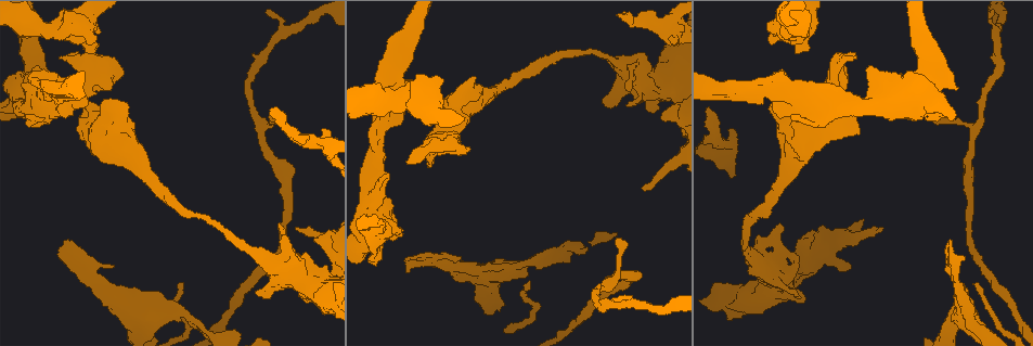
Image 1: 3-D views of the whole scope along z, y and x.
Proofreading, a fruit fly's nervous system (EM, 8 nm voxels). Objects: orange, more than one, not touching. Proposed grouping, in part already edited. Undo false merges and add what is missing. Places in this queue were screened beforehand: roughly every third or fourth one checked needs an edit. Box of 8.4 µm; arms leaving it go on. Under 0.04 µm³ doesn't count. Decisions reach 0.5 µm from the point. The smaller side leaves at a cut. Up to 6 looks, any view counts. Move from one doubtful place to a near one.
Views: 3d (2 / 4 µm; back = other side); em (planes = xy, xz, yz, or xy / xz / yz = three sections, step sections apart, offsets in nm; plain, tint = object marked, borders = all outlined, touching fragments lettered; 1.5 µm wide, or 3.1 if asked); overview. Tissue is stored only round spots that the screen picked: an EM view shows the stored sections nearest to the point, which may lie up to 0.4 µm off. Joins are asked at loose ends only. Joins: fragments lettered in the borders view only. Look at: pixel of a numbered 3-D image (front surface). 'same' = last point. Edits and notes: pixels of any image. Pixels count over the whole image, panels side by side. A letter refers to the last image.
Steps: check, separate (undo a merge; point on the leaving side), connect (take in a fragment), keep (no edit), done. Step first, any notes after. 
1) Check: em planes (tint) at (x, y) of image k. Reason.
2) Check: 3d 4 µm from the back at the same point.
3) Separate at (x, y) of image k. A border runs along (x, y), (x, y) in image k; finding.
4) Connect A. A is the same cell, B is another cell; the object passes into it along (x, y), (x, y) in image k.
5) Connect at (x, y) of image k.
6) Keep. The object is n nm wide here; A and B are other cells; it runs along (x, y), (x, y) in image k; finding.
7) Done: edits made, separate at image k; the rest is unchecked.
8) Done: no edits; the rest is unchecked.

Check: 3d 4 µm at (880, 231) of image 1. Branch stops here.

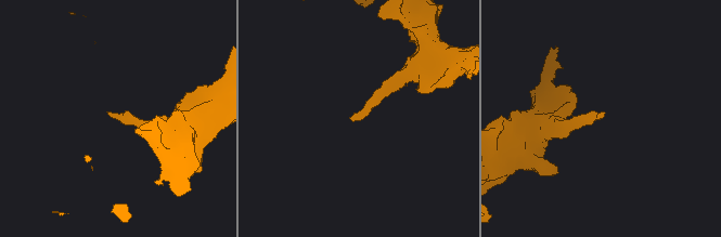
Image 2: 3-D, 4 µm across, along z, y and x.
Check: em xy step 4 (plain) at (601, 113) of image 2. Need the tissue.

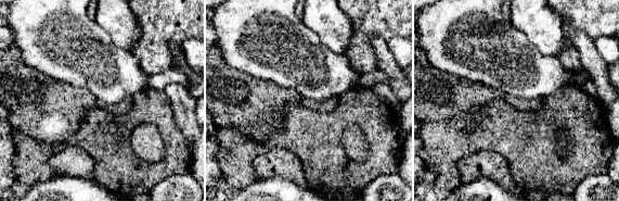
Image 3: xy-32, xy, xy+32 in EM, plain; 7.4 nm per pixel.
Check: em xy step 4 (borders) at the same point. See the neighbours.

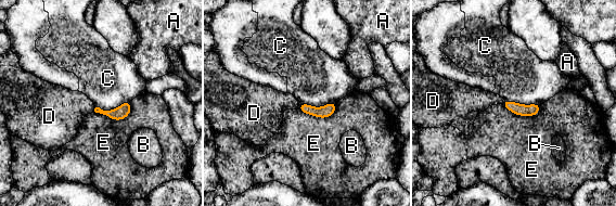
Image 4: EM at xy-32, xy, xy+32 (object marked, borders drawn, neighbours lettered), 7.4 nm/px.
Keep. A, B, C, D and E are other cells; a border runs along (129, 101), (110, 110), (95, 107) in image 4; none of them fits.

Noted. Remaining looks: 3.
Check: em planes (borders) at (269, 116) of image 1. Thin end.

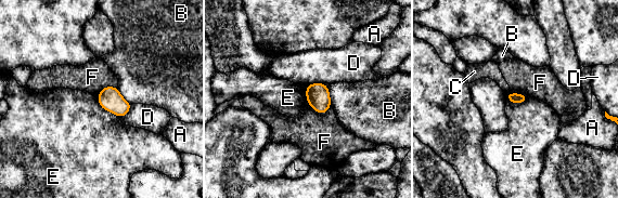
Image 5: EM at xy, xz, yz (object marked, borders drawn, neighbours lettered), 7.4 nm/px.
Keep. A, B, C, D, E and F are other cells; a border runs along (97, 94), (99, 104), (118, 117) in image 5; no lettered fragment goes on from it.

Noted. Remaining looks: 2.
Done: no edits; the rest is unchecked.

